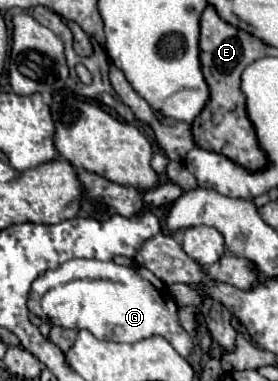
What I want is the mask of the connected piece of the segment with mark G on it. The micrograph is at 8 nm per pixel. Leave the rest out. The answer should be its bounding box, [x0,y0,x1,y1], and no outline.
[28,258,194,356]

